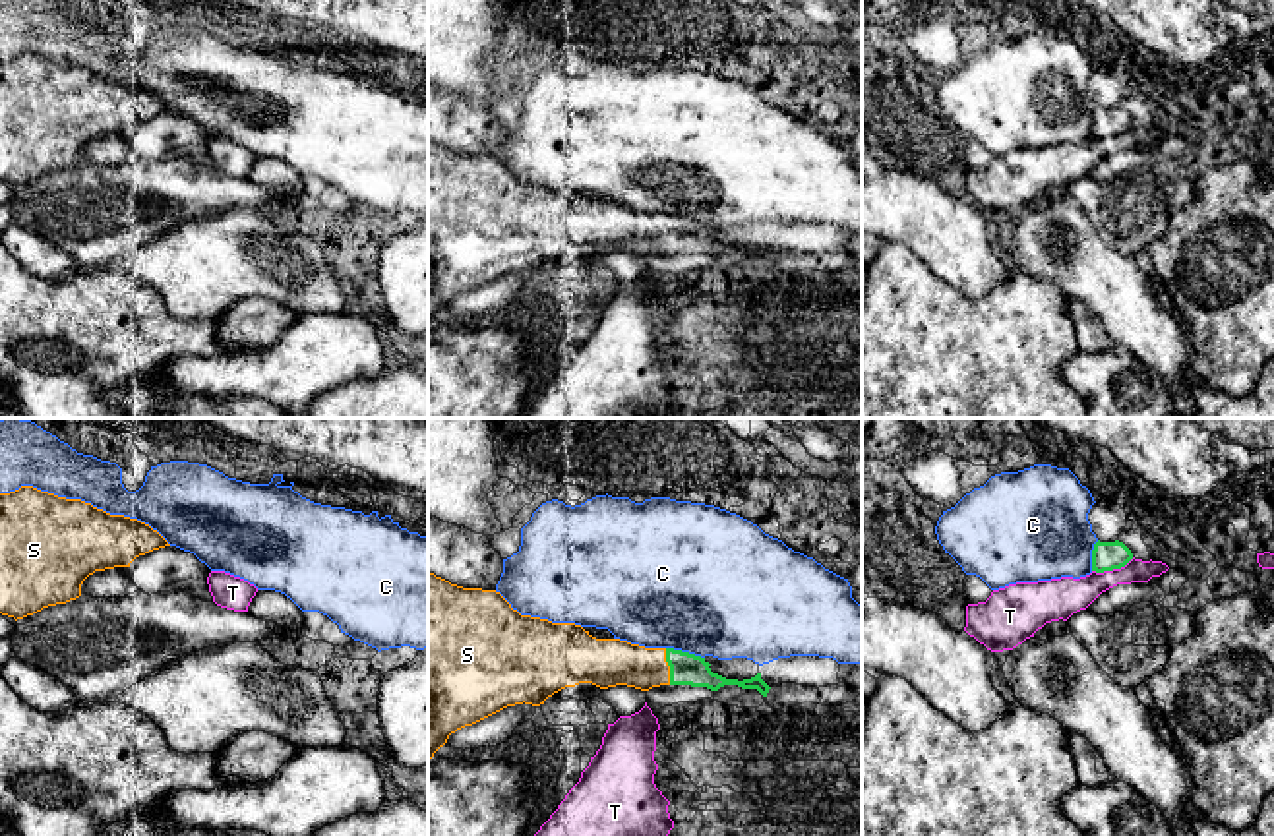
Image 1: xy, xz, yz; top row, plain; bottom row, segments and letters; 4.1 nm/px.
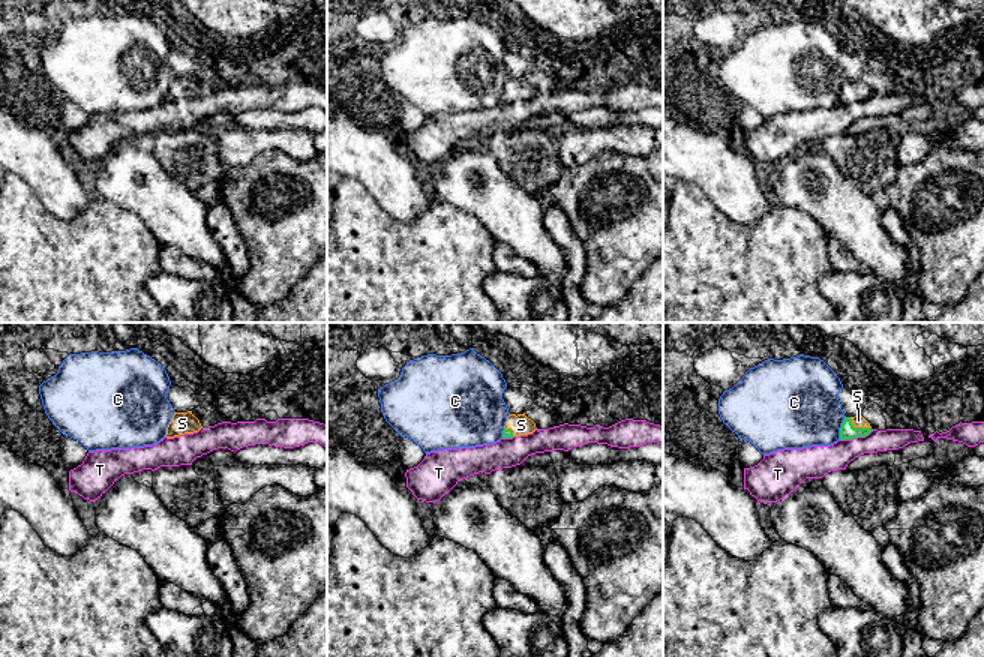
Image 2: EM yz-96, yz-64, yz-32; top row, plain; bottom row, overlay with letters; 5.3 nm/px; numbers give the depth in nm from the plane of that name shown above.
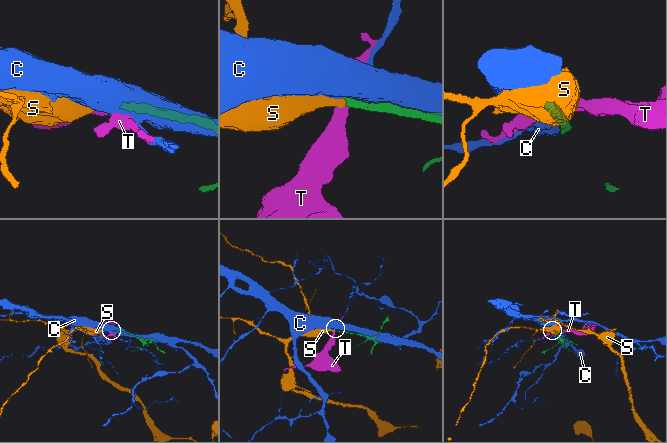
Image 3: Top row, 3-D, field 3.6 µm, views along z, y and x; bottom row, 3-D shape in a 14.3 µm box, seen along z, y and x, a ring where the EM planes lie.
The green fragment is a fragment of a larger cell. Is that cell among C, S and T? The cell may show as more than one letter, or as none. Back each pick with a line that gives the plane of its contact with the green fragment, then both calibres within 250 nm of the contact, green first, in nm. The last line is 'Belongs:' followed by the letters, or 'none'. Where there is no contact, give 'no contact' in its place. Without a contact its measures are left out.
S: meets green in xz; 130 nm thick on the green side, 200 nm on the other
Belongs: S

